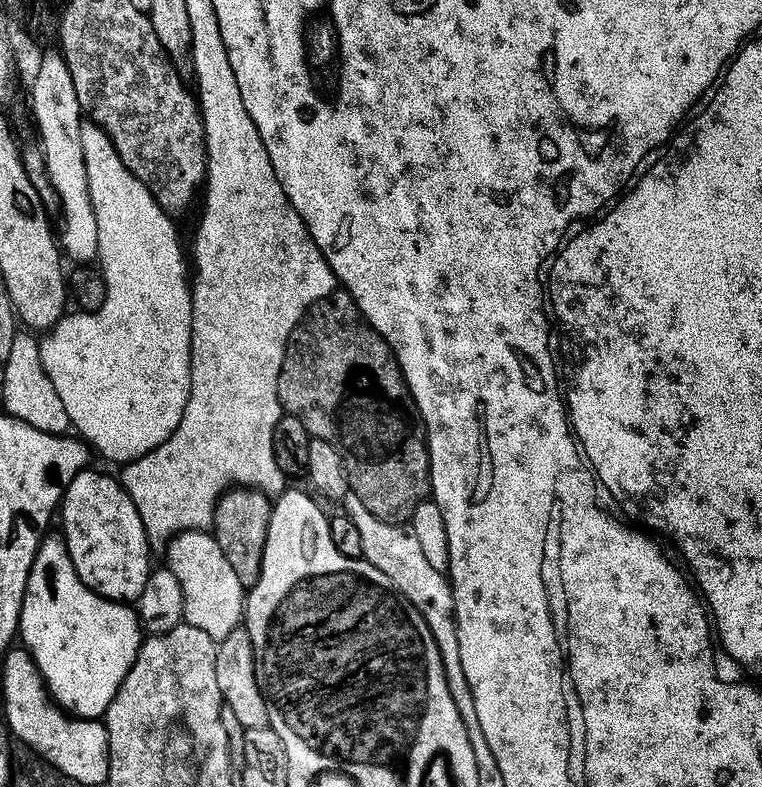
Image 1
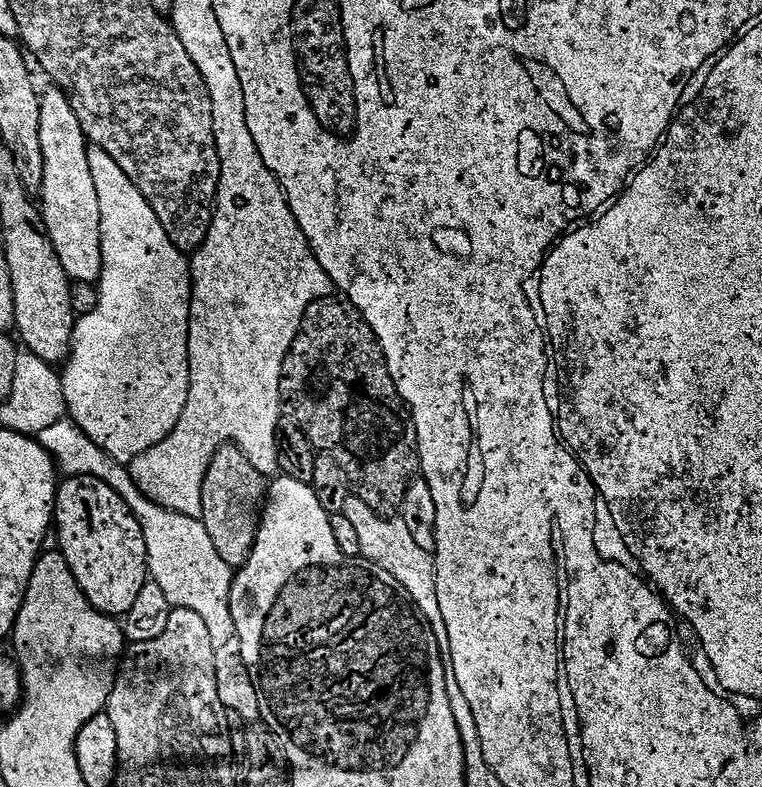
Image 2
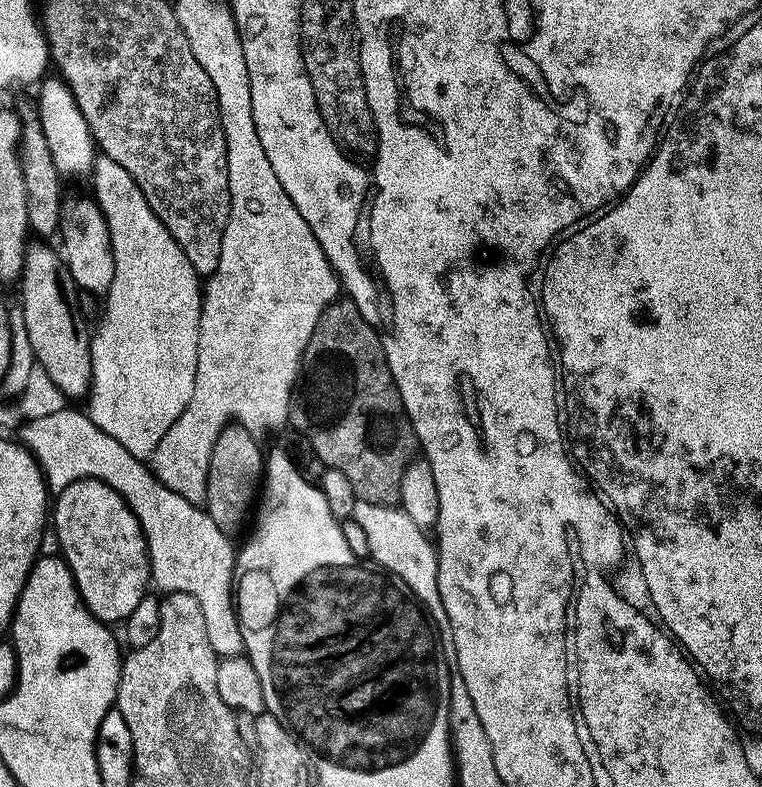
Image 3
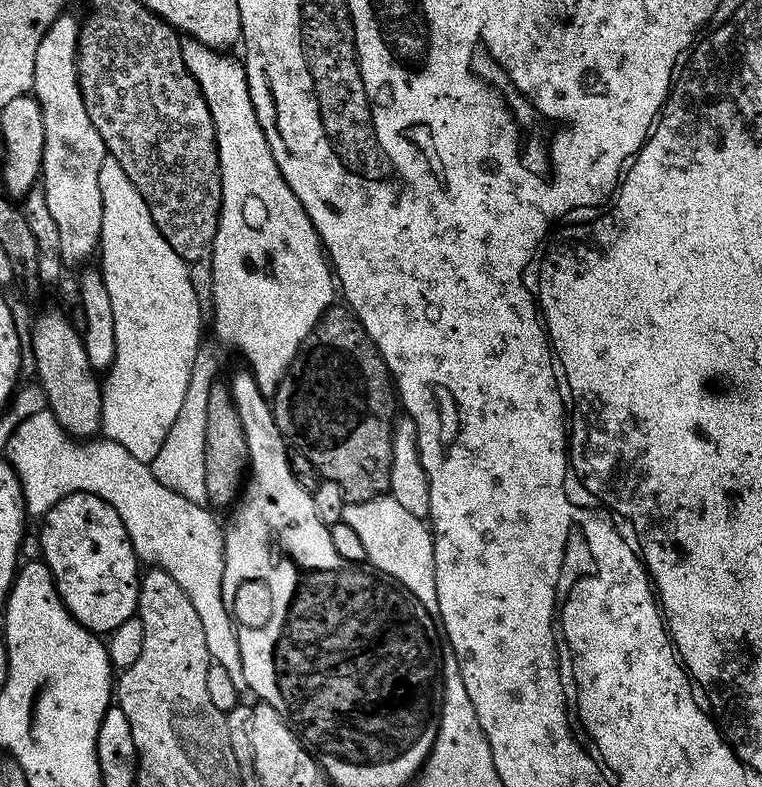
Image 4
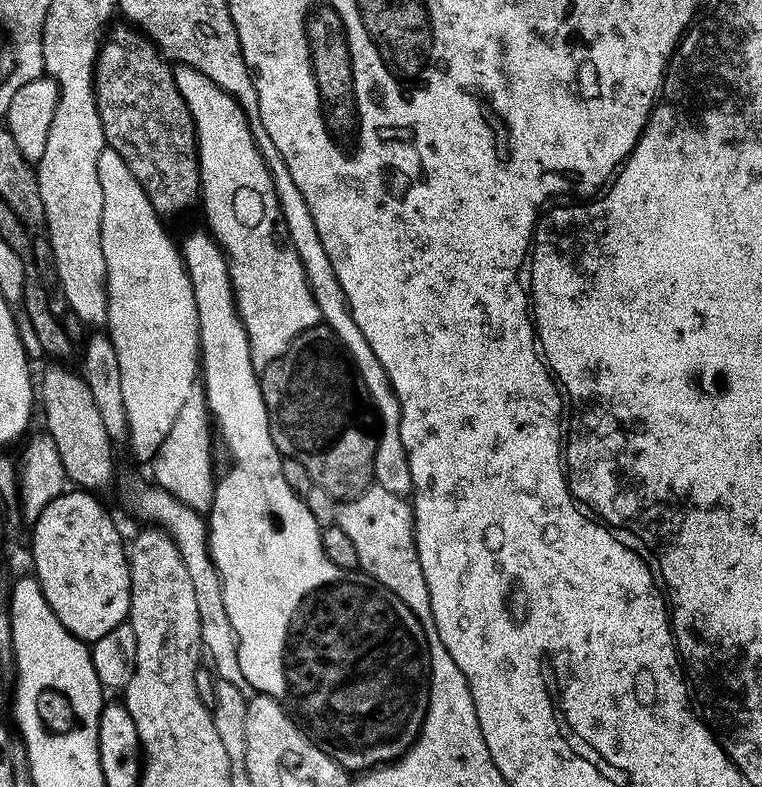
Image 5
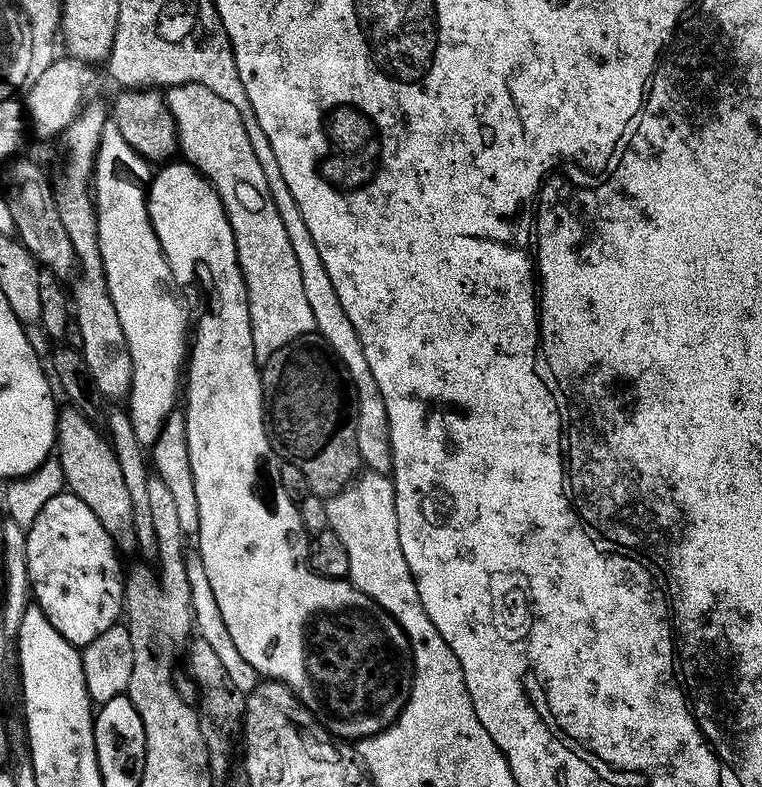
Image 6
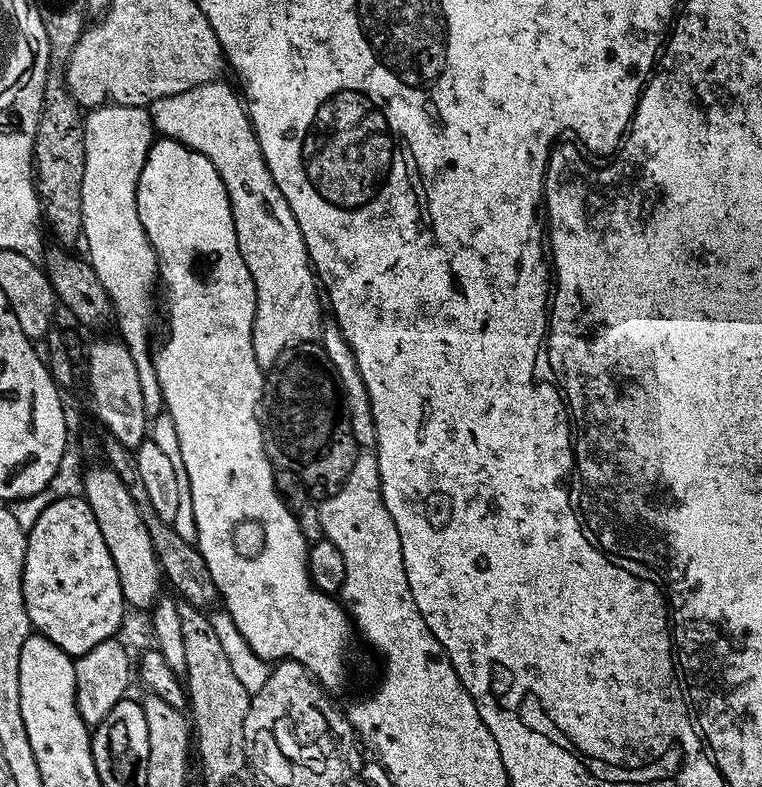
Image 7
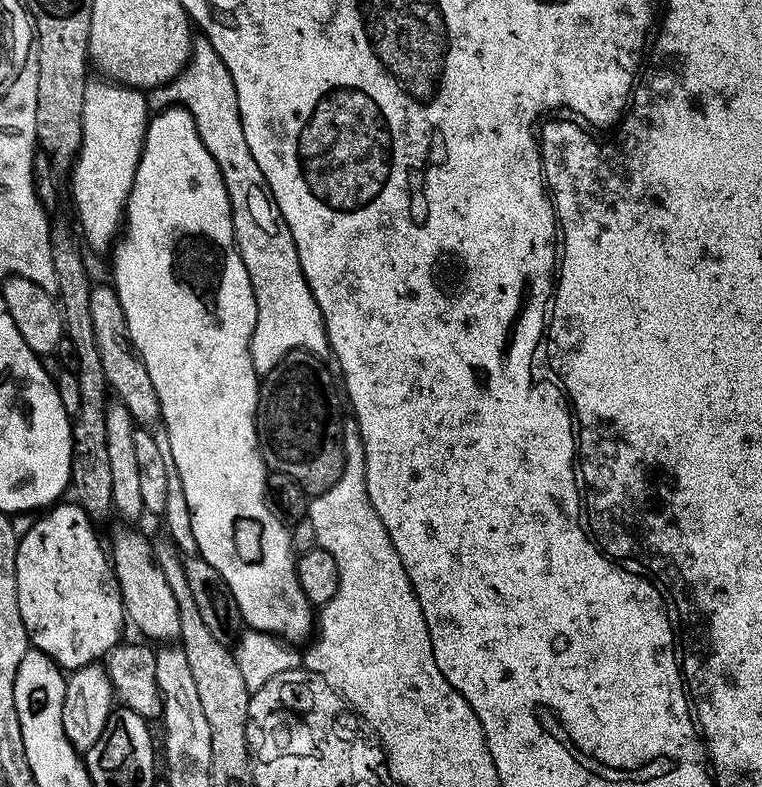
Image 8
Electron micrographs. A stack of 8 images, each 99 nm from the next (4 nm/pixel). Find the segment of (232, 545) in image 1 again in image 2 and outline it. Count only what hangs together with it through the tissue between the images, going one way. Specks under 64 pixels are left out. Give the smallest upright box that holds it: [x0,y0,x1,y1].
[200,443,267,570]

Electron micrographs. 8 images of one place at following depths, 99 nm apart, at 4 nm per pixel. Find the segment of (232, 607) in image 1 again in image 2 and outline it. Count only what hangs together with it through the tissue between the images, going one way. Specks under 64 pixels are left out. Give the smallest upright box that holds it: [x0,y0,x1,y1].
[36,417,233,624]

